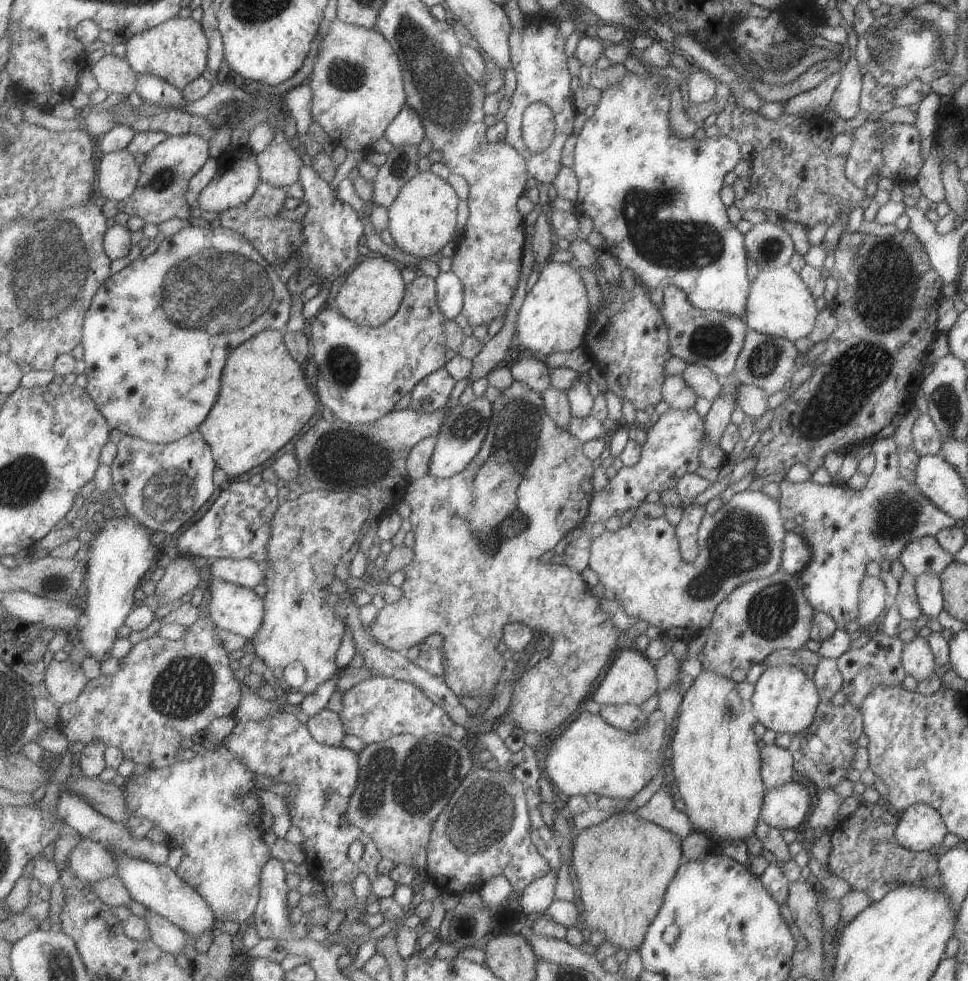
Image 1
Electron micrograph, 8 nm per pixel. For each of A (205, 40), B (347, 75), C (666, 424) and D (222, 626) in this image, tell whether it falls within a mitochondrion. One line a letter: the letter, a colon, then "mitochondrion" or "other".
A: other
B: mitochondrion
C: other
D: other

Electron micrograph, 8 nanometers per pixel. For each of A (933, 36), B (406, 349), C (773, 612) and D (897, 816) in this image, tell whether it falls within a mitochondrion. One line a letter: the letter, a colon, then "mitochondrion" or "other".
A: mitochondrion
B: other
C: mitochondrion
D: other

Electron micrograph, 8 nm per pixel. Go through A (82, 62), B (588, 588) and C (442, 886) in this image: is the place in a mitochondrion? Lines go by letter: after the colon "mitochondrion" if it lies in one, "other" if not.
A: other
B: other
C: other

